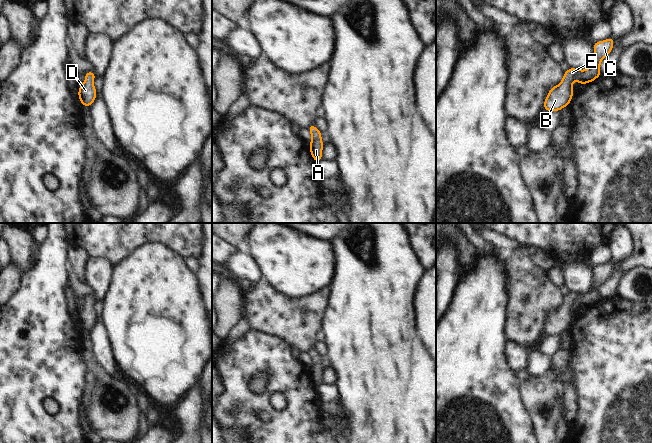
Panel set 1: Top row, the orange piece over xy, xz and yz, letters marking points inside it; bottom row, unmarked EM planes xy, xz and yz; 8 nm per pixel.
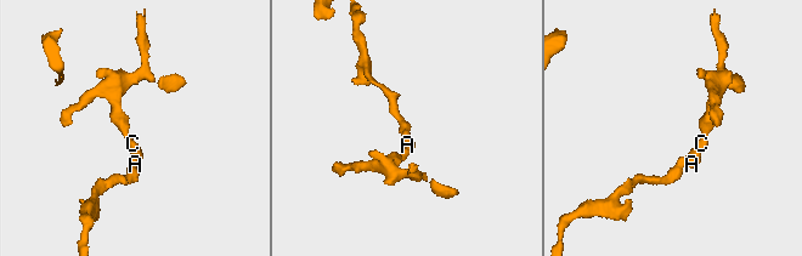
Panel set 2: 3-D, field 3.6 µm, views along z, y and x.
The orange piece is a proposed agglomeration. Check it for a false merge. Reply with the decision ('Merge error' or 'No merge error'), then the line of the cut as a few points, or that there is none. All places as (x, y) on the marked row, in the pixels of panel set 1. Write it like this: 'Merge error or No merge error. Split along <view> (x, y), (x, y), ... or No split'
No merge error. No split

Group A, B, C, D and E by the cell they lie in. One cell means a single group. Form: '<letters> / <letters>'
A B C D E

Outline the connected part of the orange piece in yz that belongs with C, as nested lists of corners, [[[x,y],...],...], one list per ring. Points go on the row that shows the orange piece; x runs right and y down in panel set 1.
[[[613,37],[595,42],[593,45],[594,58],[591,66],[585,70],[569,68],[564,73],[563,80],[557,86],[554,86],[549,90],[548,96],[543,103],[543,107],[548,112],[554,112],[560,111],[562,108],[569,106],[573,97],[573,86],[571,84],[574,81],[578,81],[580,84],[584,85],[593,82],[596,78],[600,77],[600,63],[611,53],[613,45]]]

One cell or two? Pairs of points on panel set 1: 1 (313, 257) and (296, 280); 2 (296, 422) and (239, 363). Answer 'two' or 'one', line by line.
1: one
2: one

